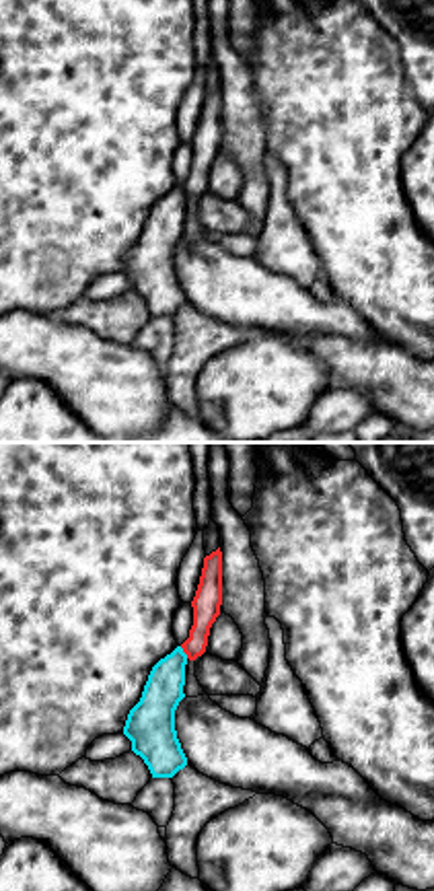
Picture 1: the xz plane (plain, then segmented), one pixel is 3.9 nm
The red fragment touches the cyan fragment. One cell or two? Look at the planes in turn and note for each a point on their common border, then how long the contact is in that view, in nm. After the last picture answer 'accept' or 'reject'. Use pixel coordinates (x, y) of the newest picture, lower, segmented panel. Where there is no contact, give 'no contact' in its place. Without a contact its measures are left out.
contact (184, 651); length 60 nm

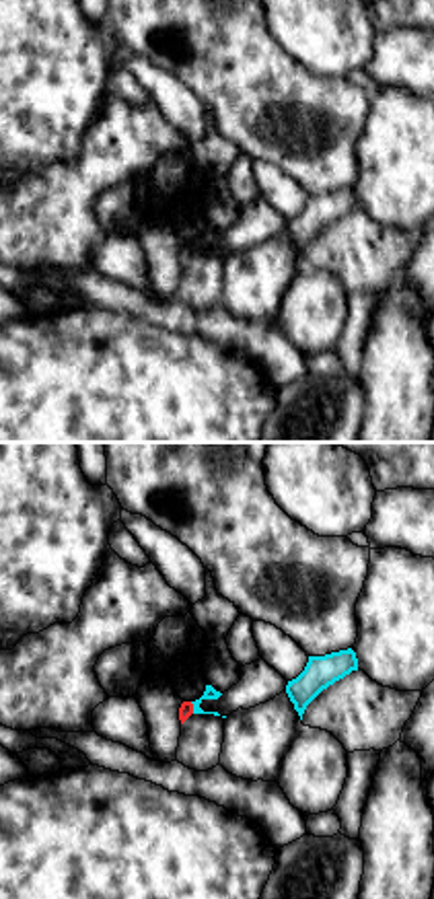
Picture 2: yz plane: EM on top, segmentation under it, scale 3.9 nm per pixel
contact (192, 708); length 50 nm

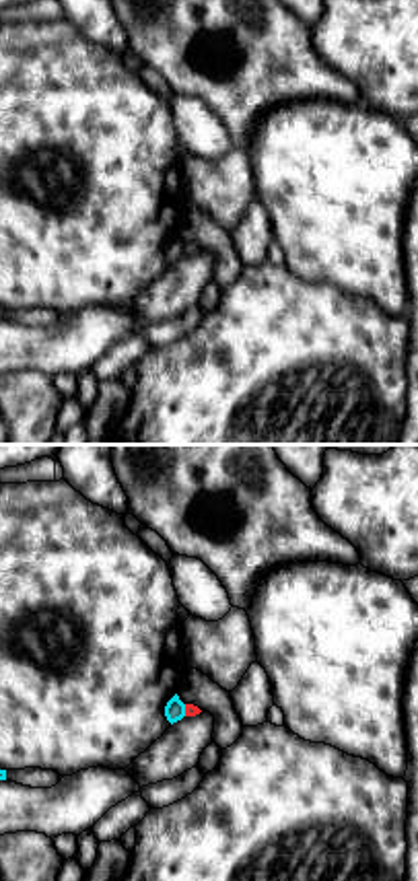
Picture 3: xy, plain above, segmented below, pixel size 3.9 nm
contact (186, 711); length 50 nm

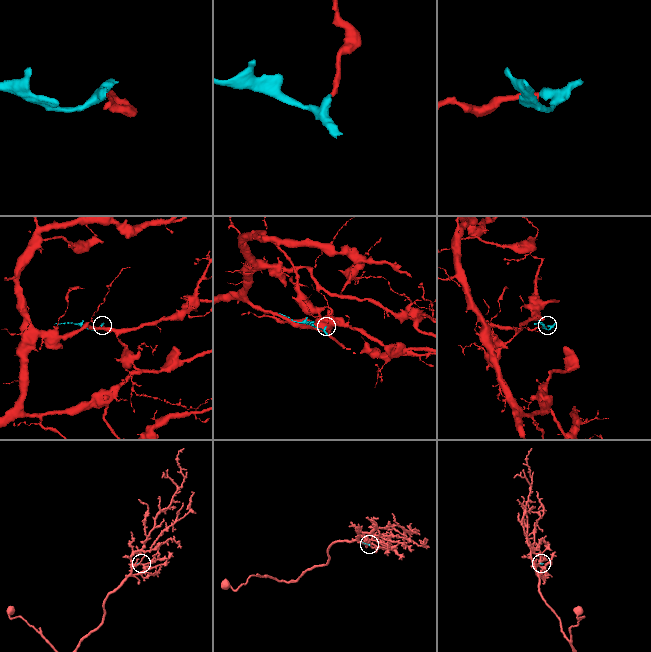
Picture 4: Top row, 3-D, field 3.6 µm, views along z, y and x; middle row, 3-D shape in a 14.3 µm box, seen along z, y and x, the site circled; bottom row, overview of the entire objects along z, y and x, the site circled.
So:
reject

